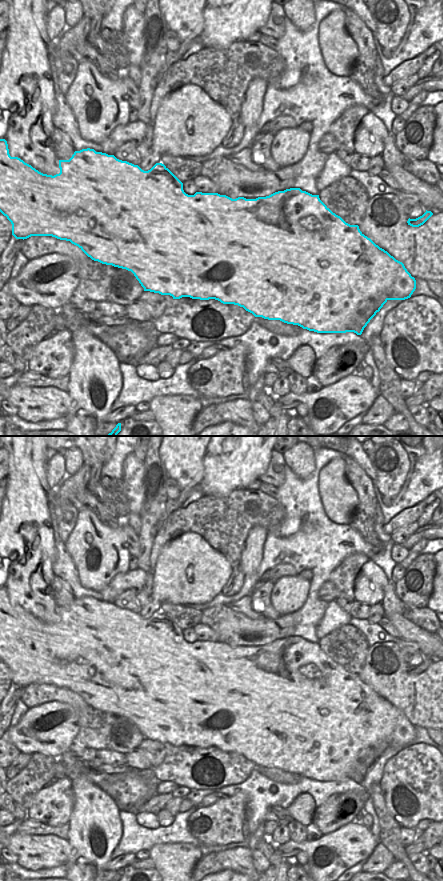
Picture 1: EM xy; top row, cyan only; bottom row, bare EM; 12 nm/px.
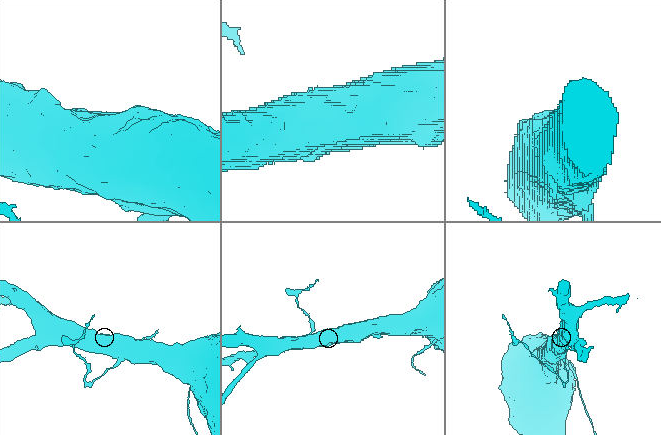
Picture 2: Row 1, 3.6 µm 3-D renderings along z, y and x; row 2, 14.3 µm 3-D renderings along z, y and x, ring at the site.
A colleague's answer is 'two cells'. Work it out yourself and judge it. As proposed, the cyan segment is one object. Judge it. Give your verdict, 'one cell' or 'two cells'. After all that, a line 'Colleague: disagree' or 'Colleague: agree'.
two cells
Colleague: agree

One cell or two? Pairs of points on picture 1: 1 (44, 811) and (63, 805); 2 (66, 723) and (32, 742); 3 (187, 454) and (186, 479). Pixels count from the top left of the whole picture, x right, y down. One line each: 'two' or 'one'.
1: one
2: one
3: one

